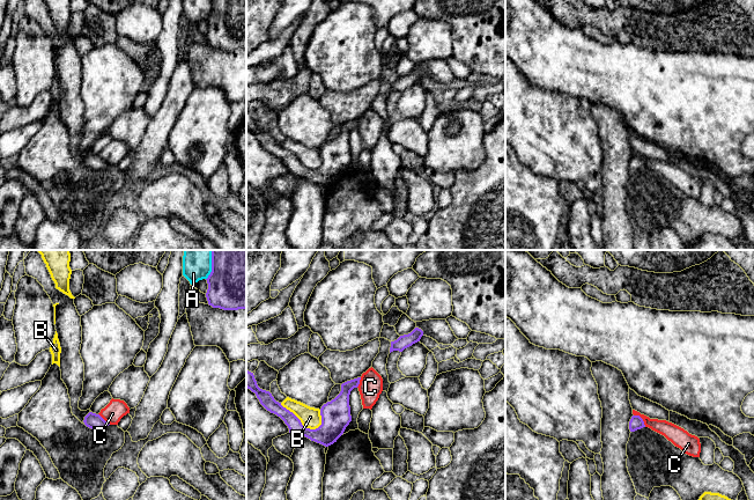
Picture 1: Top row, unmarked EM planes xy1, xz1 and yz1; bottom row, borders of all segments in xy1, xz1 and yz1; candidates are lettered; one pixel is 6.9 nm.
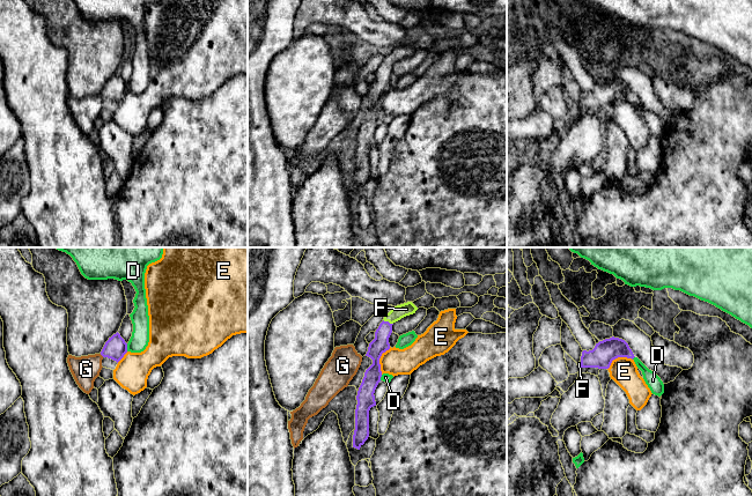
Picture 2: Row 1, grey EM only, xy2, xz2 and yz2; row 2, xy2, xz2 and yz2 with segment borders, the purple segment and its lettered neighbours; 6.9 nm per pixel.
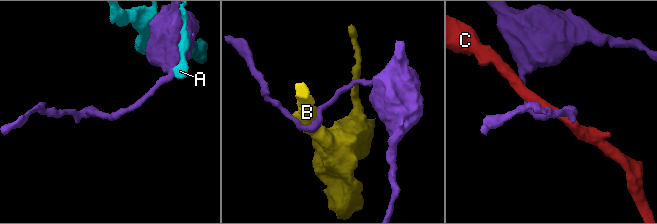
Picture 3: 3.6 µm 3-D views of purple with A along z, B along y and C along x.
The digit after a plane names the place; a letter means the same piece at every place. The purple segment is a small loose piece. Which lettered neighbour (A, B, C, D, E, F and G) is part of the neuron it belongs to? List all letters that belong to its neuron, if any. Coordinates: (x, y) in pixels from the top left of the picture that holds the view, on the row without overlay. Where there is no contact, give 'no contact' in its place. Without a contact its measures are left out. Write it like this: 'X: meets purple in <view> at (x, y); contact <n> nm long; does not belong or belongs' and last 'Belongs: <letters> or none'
A: meets purple in xy1 at (212, 10); contact 150 nm long; does not belong
B: meets purple in xz1 at (301, 163); contact 320 nm long; does not belong
C: meets purple in yz1 at (642, 160); contact 120 nm long; does not belong
D: meets purple in xy2 at (126, 88); contact 60 nm long; does not belong
E: meets purple in xz2 at (378, 101); contact 200 nm long; does not belong
F: meets purple in xz2 at (388, 63); contact 80 nm long; belongs
G: meets purple in xy2 at (102, 96); contact 40 nm long; does not belong
Belongs: F

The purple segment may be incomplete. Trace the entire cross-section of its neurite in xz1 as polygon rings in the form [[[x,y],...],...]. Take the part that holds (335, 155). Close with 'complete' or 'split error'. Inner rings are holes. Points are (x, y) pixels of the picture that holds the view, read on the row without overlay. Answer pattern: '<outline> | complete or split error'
[[[246,111],[246,128],[256,134],[260,145],[271,154],[280,157],[295,177],[305,177],[311,182],[328,188],[337,183],[352,162],[349,135],[360,125],[361,118],[347,122],[341,125],[340,134],[324,145],[320,149],[321,166],[316,170],[306,169],[301,161],[289,150],[276,142],[269,132],[258,127],[253,113]]] | complete

